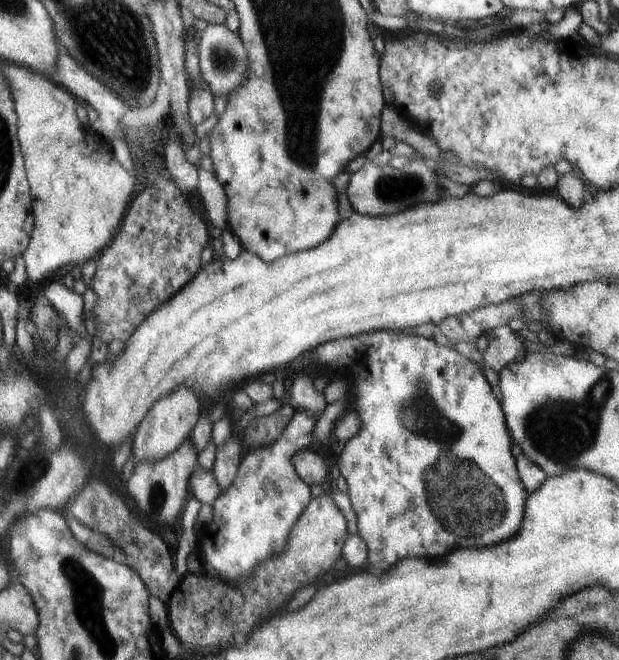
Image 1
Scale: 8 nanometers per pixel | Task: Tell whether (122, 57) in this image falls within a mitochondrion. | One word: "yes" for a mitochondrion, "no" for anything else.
yes

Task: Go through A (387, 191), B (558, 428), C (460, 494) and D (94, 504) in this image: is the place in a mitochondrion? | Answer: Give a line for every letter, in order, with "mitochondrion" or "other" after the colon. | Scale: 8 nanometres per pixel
A: mitochondrion
B: mitochondrion
C: mitochondrion
D: other

